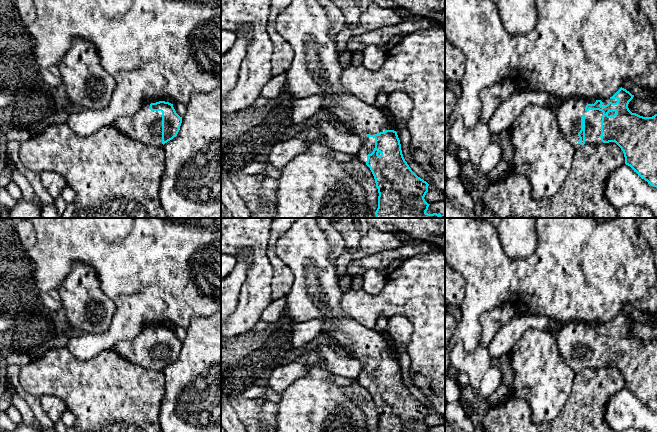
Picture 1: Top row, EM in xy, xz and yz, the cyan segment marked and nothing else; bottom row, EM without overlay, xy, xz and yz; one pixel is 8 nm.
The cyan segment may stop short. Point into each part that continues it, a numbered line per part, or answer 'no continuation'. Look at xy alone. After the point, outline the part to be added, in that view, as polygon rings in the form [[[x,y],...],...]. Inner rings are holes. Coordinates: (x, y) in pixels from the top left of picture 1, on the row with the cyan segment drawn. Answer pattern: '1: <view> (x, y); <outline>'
1: xy (145, 125); [[[146,101],[135,114],[120,117],[114,121],[113,125],[134,140],[155,147],[163,147],[162,112],[150,110],[150,104],[159,101]]]

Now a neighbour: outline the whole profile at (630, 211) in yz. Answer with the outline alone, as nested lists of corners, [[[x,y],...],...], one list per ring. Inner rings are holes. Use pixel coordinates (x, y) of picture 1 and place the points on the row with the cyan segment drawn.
[[[627,205],[617,212],[617,218],[656,218],[652,211],[641,205]]]

